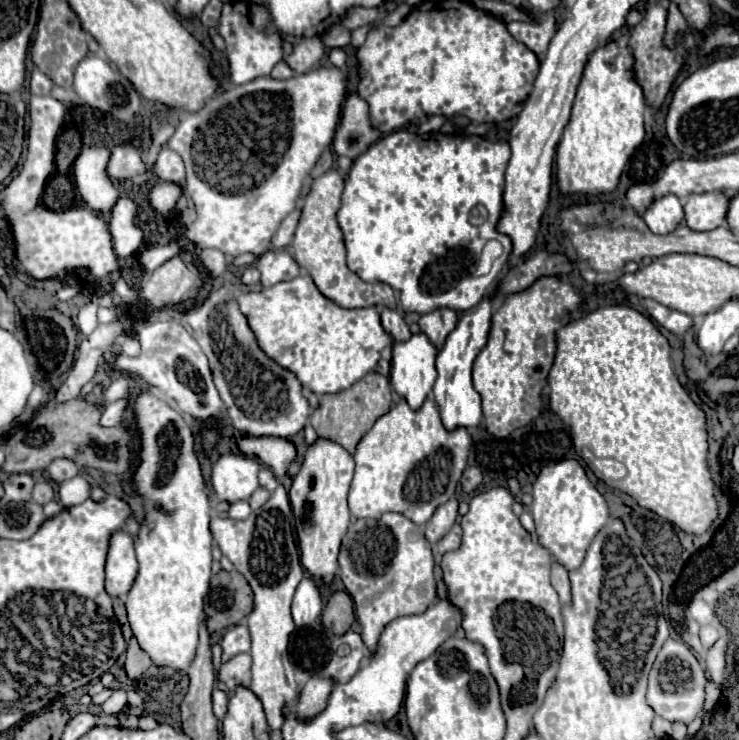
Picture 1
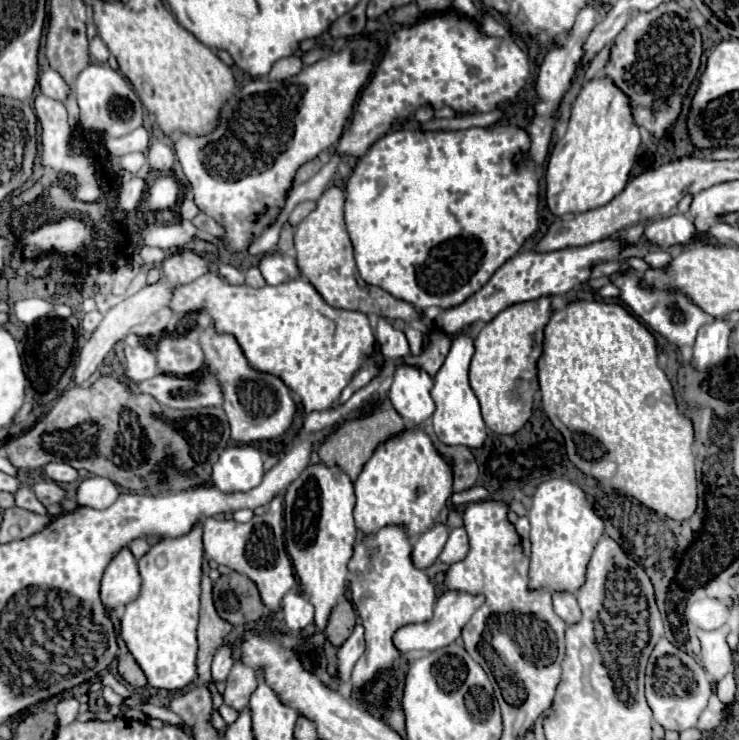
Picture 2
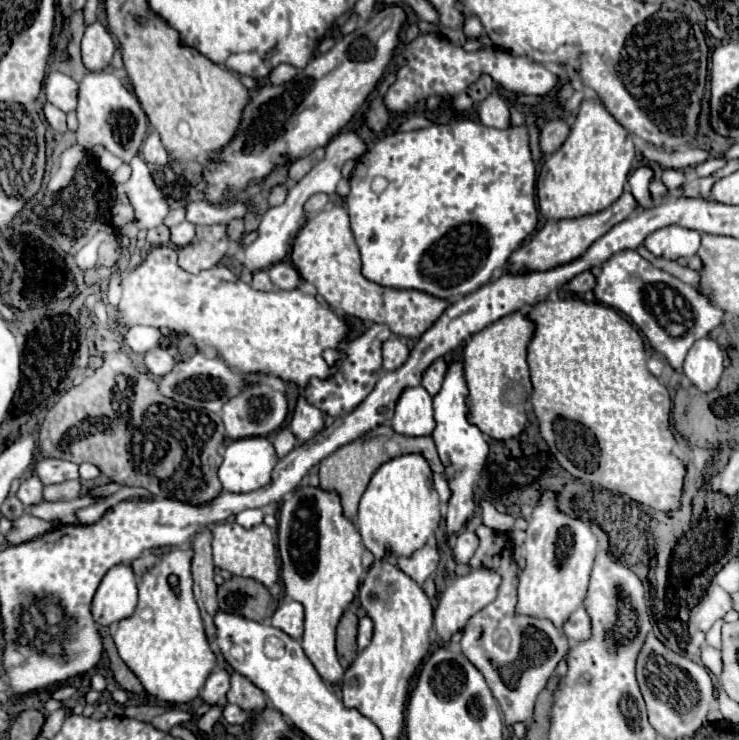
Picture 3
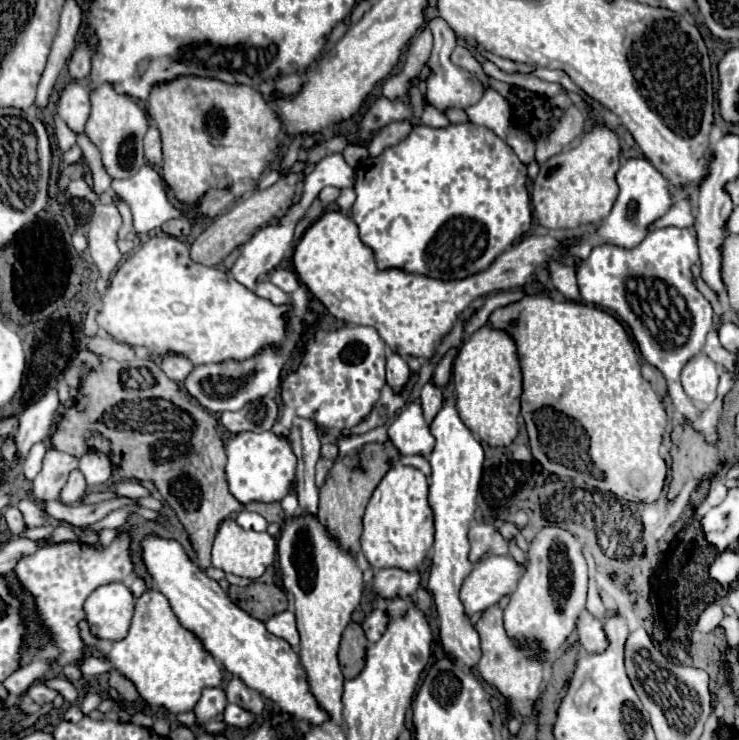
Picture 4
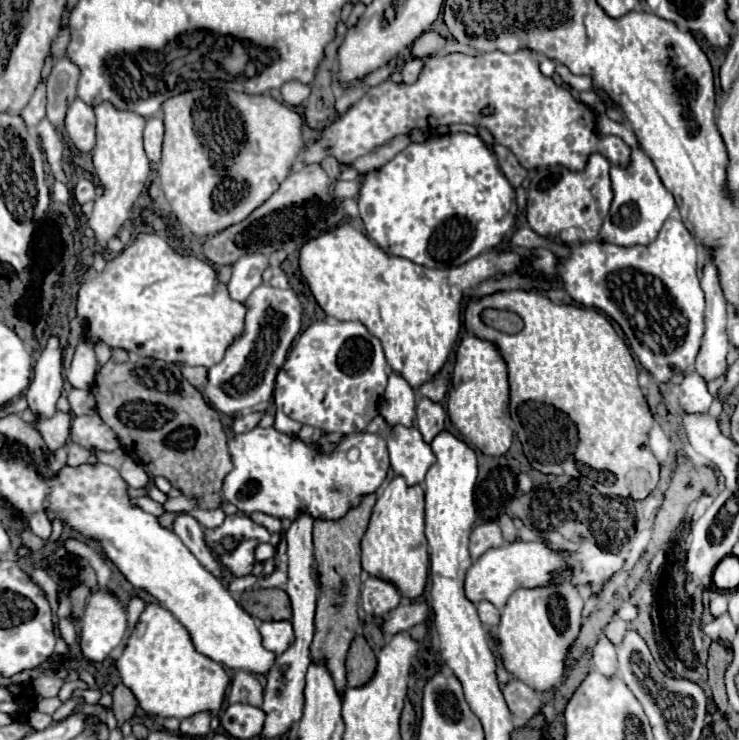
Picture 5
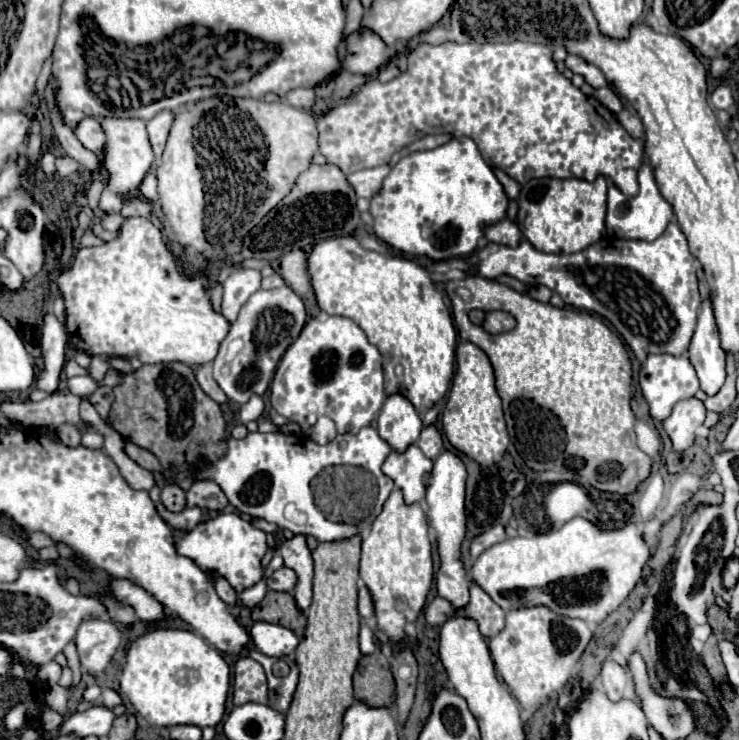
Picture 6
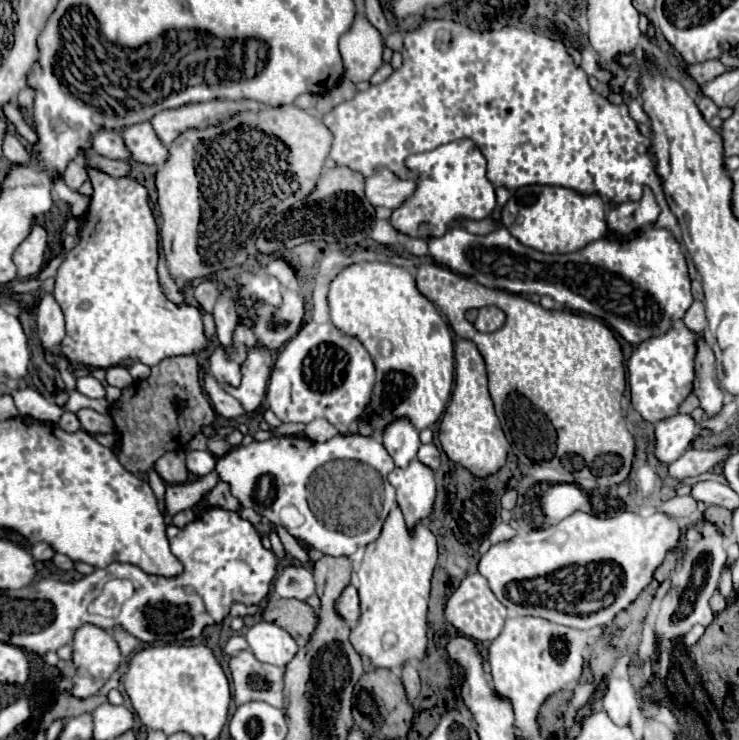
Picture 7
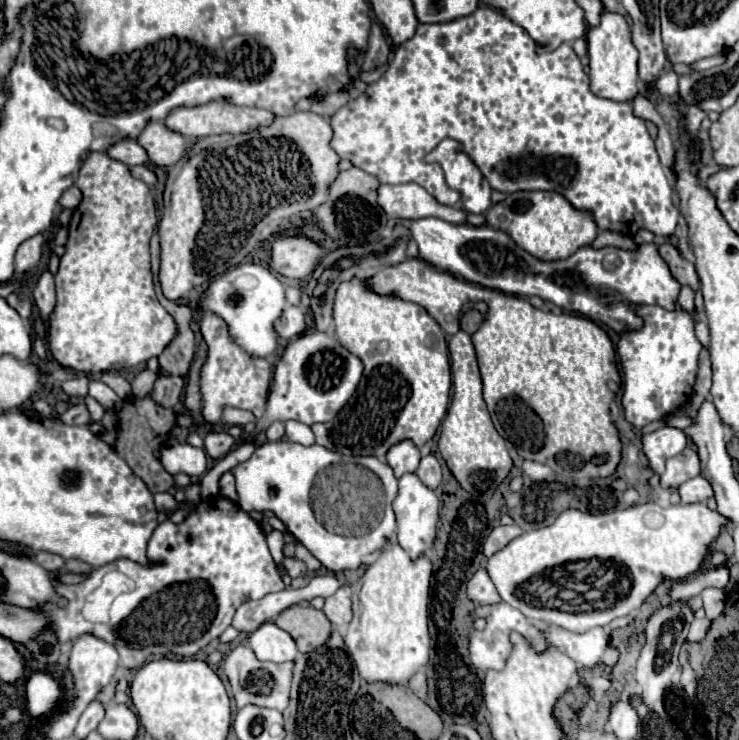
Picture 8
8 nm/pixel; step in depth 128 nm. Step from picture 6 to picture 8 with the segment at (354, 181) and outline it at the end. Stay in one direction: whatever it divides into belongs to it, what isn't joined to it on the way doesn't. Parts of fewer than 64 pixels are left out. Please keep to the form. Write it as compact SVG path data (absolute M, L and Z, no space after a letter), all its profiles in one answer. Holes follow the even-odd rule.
M416 182L378 186L378 204L392 218L436 216L450 224L466 224L466 212L460 206L440 204L426 188Z

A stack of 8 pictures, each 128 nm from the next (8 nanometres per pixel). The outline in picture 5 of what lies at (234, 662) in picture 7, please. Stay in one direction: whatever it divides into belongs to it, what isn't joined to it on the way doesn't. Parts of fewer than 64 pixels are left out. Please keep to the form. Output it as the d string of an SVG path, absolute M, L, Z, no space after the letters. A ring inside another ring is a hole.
M238 670L238 672L234 674L234 678L232 678L228 702L230 702L230 704L244 702L244 704L260 706L260 704L262 704L262 686L260 686L258 678L256 678L254 674L248 674L248 672Z

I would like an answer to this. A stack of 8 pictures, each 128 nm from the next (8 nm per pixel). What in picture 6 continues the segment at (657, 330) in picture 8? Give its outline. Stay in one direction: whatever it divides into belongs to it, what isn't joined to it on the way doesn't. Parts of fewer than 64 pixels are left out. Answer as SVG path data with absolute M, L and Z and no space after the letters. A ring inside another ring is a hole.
M648 356L640 370L640 386L644 392L644 398L650 404L650 414L656 420L666 420L674 408L674 404L682 398L690 398L700 390L700 382L696 380L696 372L688 360L688 356Z

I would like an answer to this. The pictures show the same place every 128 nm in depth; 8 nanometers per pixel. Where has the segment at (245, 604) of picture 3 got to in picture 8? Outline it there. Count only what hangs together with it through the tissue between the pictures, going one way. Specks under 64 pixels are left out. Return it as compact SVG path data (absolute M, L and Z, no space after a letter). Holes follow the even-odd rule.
M294 604L292 608L280 612L274 624L286 630L296 640L300 652L312 652L314 648L322 646L332 630L332 624L322 610L316 610L312 606L306 608L300 604Z

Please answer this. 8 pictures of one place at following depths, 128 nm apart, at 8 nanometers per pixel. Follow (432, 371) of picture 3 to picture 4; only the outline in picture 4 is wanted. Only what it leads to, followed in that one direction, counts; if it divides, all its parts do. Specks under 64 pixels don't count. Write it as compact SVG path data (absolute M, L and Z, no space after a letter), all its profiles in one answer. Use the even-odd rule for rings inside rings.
M428 382L424 388L422 388L422 392L420 392L420 404L422 404L422 408L424 408L424 416L426 416L426 422L432 422L432 418L436 416L436 412L440 410L440 406L442 406L442 390L436 386L436 384L432 384L432 382Z

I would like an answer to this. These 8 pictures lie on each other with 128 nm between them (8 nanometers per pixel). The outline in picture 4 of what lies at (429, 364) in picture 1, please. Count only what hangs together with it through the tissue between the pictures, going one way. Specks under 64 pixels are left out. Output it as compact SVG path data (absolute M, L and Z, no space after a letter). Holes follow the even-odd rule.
M418 400L410 402L388 426L388 438L402 452L402 456L428 456L432 452L434 436L430 434L430 426L424 420L424 410L420 408Z

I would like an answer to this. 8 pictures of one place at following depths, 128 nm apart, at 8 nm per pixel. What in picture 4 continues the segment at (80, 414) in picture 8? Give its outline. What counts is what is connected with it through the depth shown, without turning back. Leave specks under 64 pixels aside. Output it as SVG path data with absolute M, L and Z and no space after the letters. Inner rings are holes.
M74 470L66 482L66 486L62 488L60 492L60 500L62 504L74 504L78 502L86 492L86 482L84 482L84 476L80 470Z

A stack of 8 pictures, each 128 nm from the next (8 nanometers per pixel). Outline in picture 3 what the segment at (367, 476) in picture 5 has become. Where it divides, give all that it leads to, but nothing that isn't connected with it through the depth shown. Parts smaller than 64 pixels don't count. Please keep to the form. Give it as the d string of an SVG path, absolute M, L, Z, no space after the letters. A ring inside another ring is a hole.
M268 438L234 440L224 450L224 462L218 468L222 488L228 492L252 492L270 482L278 458Z

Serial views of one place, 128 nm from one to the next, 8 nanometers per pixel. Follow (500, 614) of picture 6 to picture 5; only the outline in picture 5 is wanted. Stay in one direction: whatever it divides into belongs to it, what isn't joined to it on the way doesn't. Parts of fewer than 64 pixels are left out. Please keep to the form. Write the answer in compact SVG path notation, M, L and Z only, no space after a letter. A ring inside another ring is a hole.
M480 602L478 604L478 614L480 614L482 624L486 624L490 628L498 626L498 622L500 622L500 610L490 602Z

